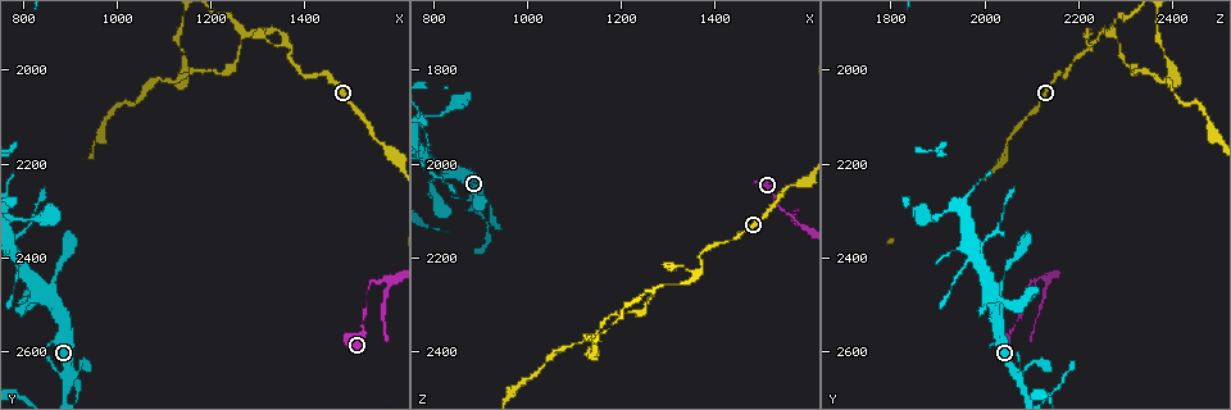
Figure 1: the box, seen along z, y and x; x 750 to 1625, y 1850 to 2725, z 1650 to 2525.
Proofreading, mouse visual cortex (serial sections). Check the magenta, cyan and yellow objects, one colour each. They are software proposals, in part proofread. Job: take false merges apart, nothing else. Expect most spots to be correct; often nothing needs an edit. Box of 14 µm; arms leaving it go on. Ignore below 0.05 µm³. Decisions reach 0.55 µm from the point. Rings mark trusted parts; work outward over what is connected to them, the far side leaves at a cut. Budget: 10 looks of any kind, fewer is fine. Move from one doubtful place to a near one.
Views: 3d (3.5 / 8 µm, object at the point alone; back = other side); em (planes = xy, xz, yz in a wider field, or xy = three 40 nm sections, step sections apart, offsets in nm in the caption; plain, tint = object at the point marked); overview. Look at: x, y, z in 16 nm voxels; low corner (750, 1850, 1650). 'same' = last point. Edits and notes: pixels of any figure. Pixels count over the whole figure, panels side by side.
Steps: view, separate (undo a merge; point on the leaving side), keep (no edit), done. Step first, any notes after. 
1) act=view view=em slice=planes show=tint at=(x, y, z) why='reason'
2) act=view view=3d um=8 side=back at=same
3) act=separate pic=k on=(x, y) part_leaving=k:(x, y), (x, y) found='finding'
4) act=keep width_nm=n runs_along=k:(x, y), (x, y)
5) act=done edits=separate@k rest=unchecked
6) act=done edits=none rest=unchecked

act=view view=3d um=3.5 at=(915, 2645, 2085) why='abrupt turn'

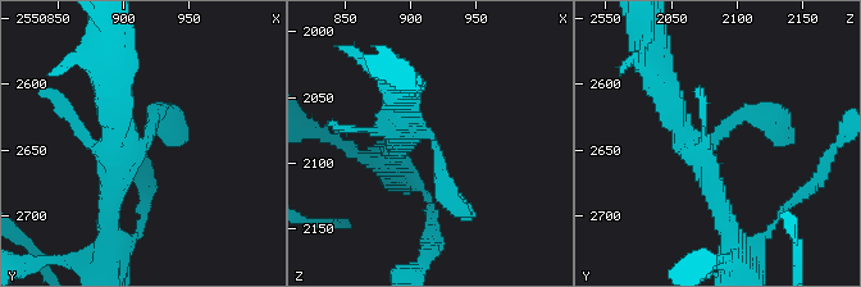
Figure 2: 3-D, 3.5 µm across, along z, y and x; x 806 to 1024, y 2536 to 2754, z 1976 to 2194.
act=view view=em slice=xy step=5 show=tint at=(918, 2644, 2084)

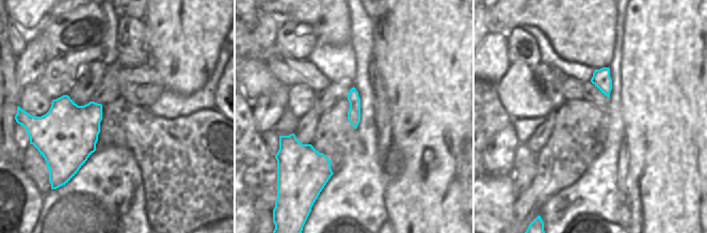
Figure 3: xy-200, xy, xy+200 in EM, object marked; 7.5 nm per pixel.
act=view view=em slice=xy step=3 show=tint at=same why='cut it another way'

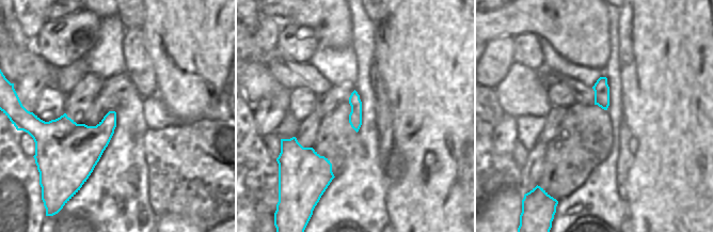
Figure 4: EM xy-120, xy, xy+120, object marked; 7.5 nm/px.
act=keep width_nm=100 runs_along=4:(354, 94), (357, 126) found='one cell here'

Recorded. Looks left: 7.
act=view view=3d um=3.5 at=(830, 2460, 2005) why='thin neck'

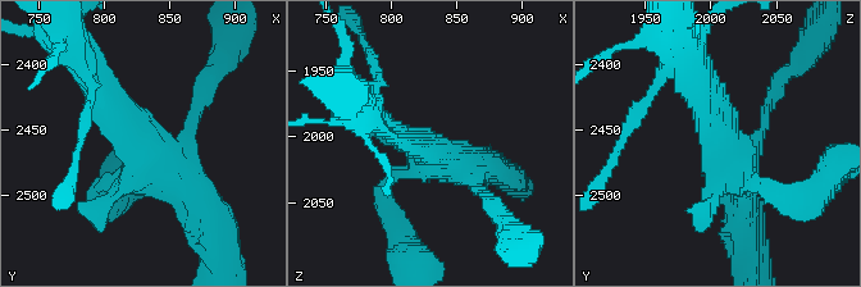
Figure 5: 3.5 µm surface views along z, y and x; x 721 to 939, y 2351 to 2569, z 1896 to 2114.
act=view view=em slice=planes show=plain at=(828, 2458, 2012) why='now the EM'

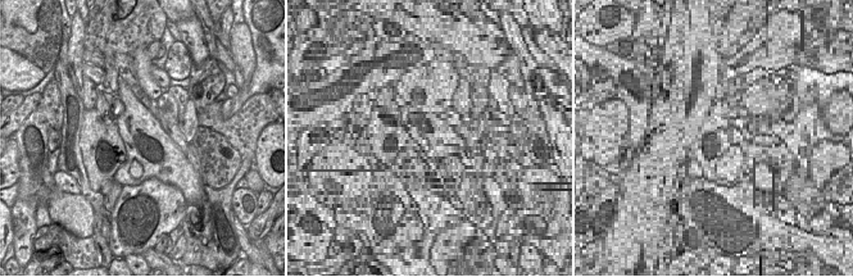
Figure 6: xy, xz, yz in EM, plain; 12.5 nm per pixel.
act=view view=em slice=planes show=tint at=same why='with the object marked'

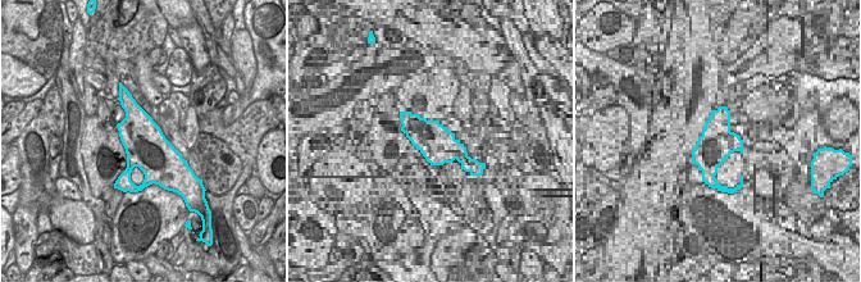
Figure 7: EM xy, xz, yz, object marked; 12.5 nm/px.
act=keep width_nm=550 runs_along=5:(197, 203), (87, 81) found='continuous, no second cell'

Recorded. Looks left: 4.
act=view view=3d um=3.5 at=(1265, 1925, 2265)

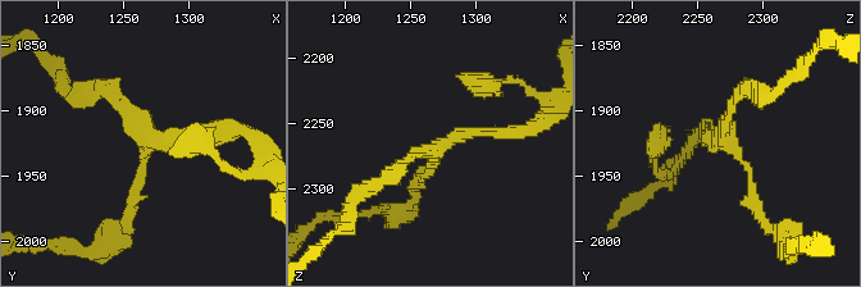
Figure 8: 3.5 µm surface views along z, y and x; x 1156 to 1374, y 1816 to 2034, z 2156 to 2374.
act=view view=em slice=xy step=2 show=tint at=(1270, 1924, 2270) arms=3 arm_widths_nm=150,150,150

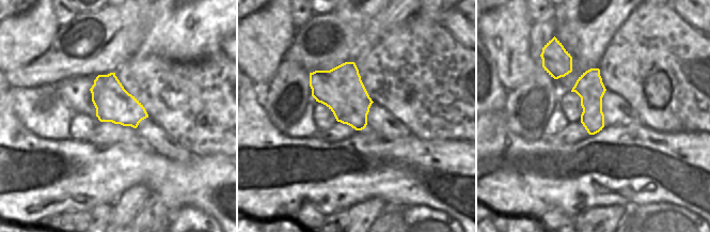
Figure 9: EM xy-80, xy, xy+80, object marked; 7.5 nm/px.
act=keep width_nm=340 runs_along=8:(229, 130), (146, 141), (127, 215) found='all the same cell'

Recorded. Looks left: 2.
act=view view=3d um=8 side=back at=(1580, 2445, 2130) why='branch point'

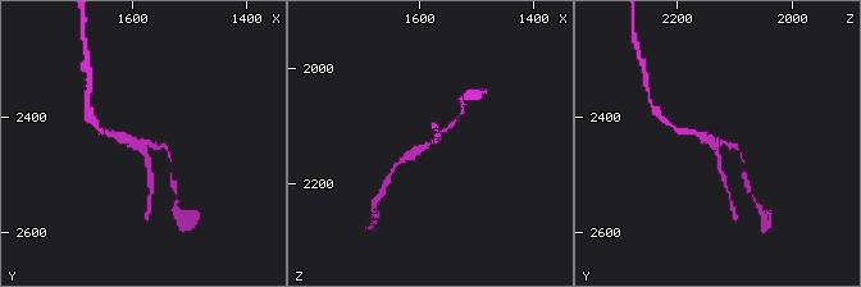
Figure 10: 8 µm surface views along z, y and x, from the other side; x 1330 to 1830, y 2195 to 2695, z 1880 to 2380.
act=view view=em slice=xy step=1 show=tint at=(1580, 2450, 2120) why='shape alone is not enough'

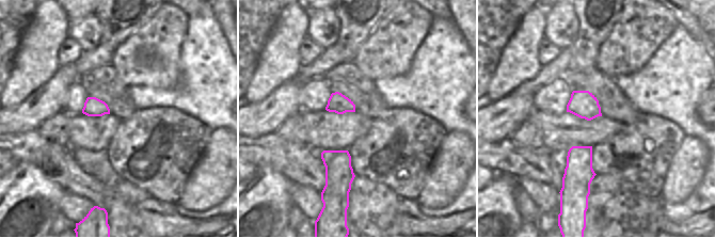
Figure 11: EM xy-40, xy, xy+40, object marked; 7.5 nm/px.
act=keep found='one cell here'

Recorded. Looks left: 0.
act=done edits=none rest=unchecked

